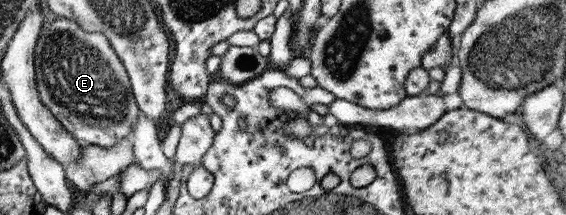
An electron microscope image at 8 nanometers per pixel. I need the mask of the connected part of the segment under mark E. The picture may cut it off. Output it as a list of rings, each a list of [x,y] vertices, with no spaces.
[[[55,17],[41,26],[33,60],[41,104],[73,138],[107,148],[128,137],[140,111],[131,94],[126,70],[105,34],[85,32],[73,20]]]

